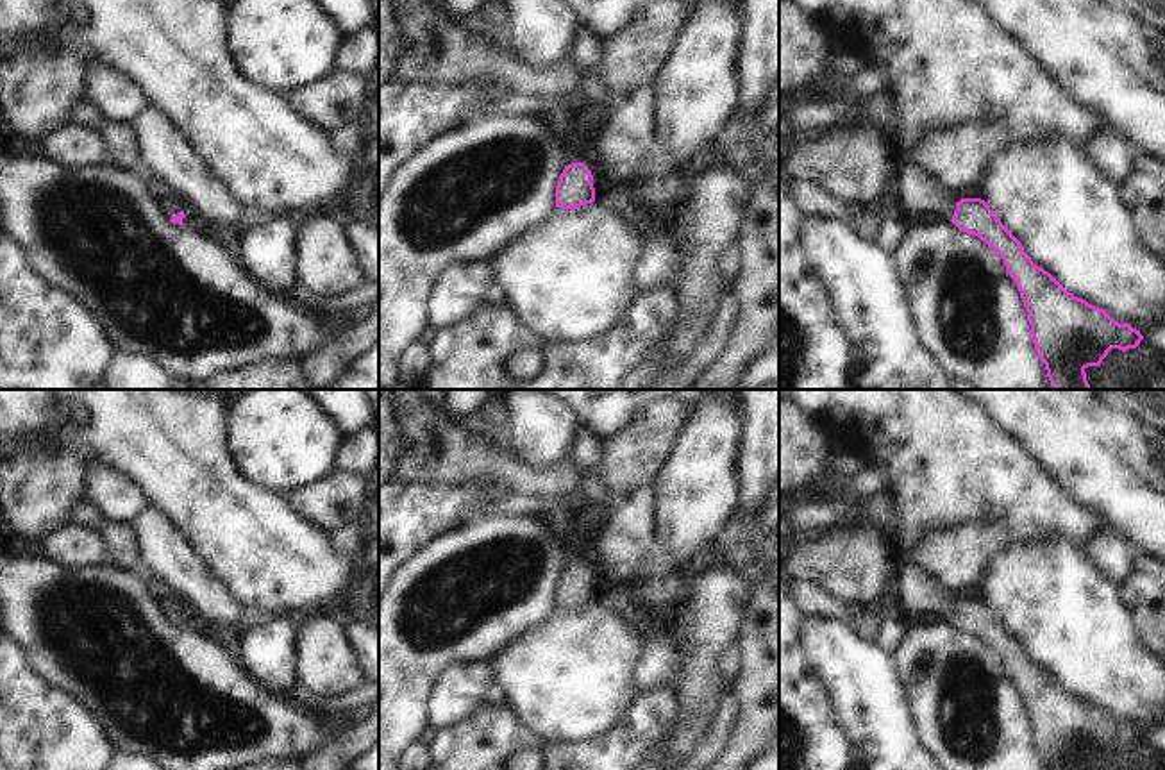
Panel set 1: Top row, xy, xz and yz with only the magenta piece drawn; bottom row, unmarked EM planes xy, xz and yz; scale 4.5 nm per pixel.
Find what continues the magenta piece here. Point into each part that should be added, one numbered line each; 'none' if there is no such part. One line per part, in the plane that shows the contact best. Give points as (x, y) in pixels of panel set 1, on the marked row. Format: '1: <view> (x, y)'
1: yz (921, 193)

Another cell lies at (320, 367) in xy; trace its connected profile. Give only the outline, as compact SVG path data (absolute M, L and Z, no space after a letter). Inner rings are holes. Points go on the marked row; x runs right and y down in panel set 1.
M379 300L361 322L347 323L345 331L331 343L318 347L300 361L302 372L313 389L331 386L339 370L365 354L379 339Z

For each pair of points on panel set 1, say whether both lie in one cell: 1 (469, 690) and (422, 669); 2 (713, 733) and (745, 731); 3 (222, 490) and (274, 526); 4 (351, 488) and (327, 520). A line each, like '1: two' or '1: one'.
1: two
2: two
3: one
4: one

